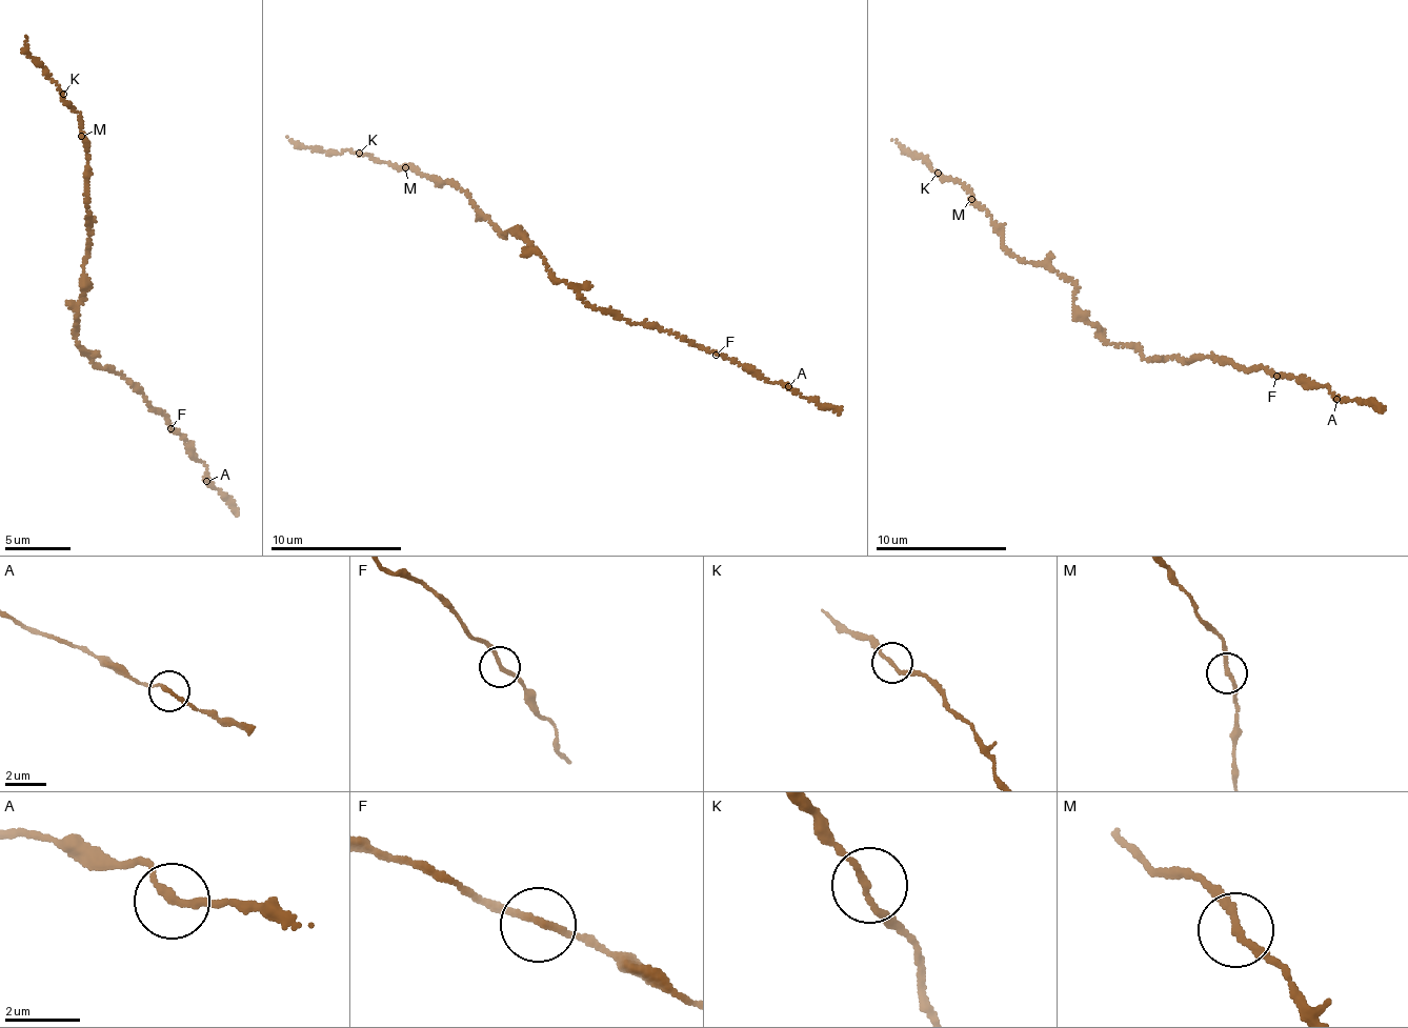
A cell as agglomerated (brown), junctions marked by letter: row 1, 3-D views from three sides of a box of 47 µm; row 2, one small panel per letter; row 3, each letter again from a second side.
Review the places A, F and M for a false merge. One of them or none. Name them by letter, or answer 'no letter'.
no letter

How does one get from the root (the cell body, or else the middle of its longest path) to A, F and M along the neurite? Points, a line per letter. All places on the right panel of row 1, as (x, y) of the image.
A: (1115, 344), (1148, 359), (1222, 357), (1245, 368), (1263, 367), (1326, 385), (1336, 399)
F: (1115, 344), (1126, 344), (1148, 359), (1174, 356), (1191, 362), (1222, 357), (1240, 367), (1263, 367), (1276, 376)
M: (1115, 344), (1104, 338), (1073, 304), (1072, 284), (1013, 254), (1003, 243), (1003, 227), (971, 199)

